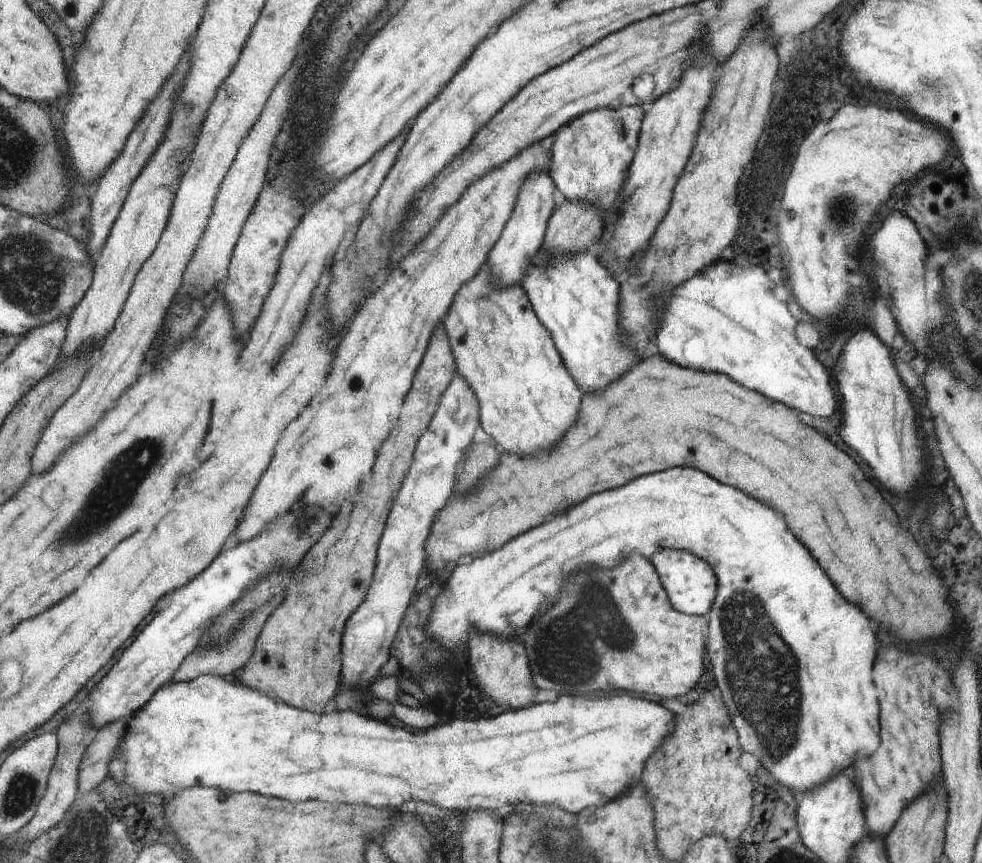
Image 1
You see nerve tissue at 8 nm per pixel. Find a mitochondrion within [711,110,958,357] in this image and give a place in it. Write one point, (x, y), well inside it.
(838, 213)

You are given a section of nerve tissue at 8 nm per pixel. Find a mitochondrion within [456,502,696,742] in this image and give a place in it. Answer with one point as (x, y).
(587, 629)

